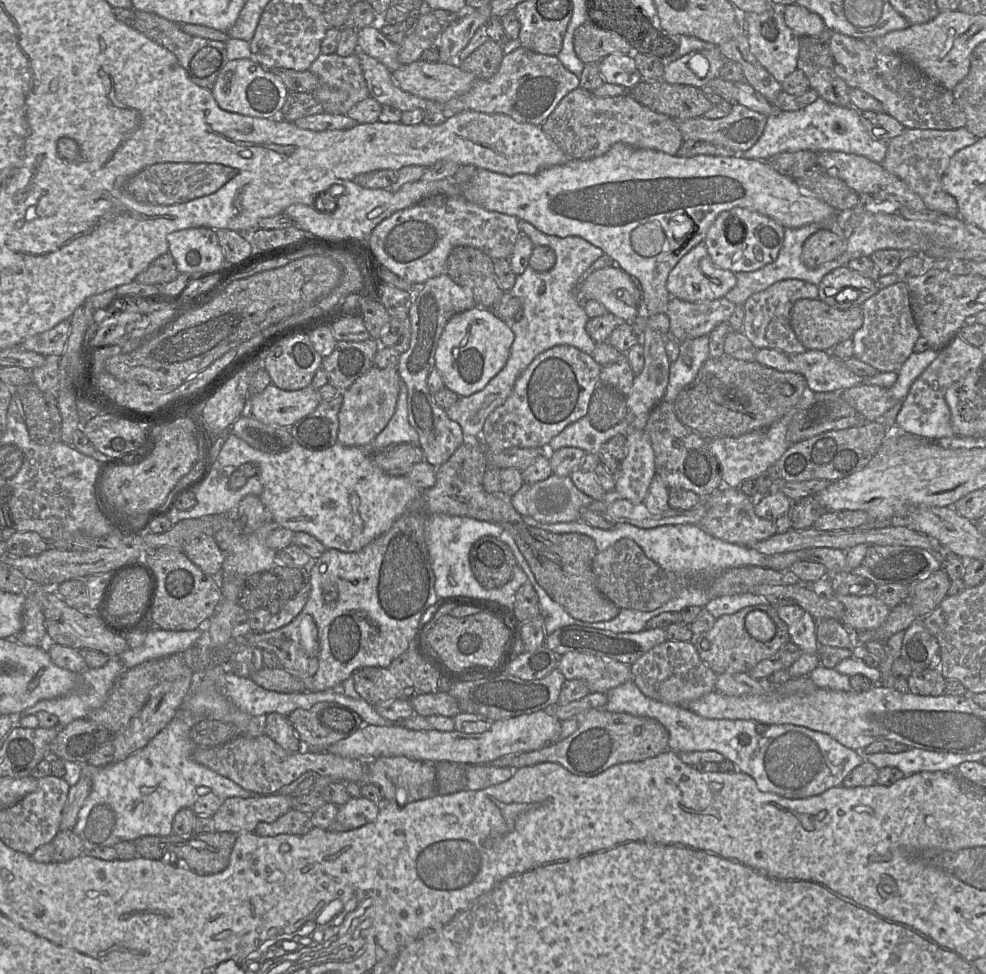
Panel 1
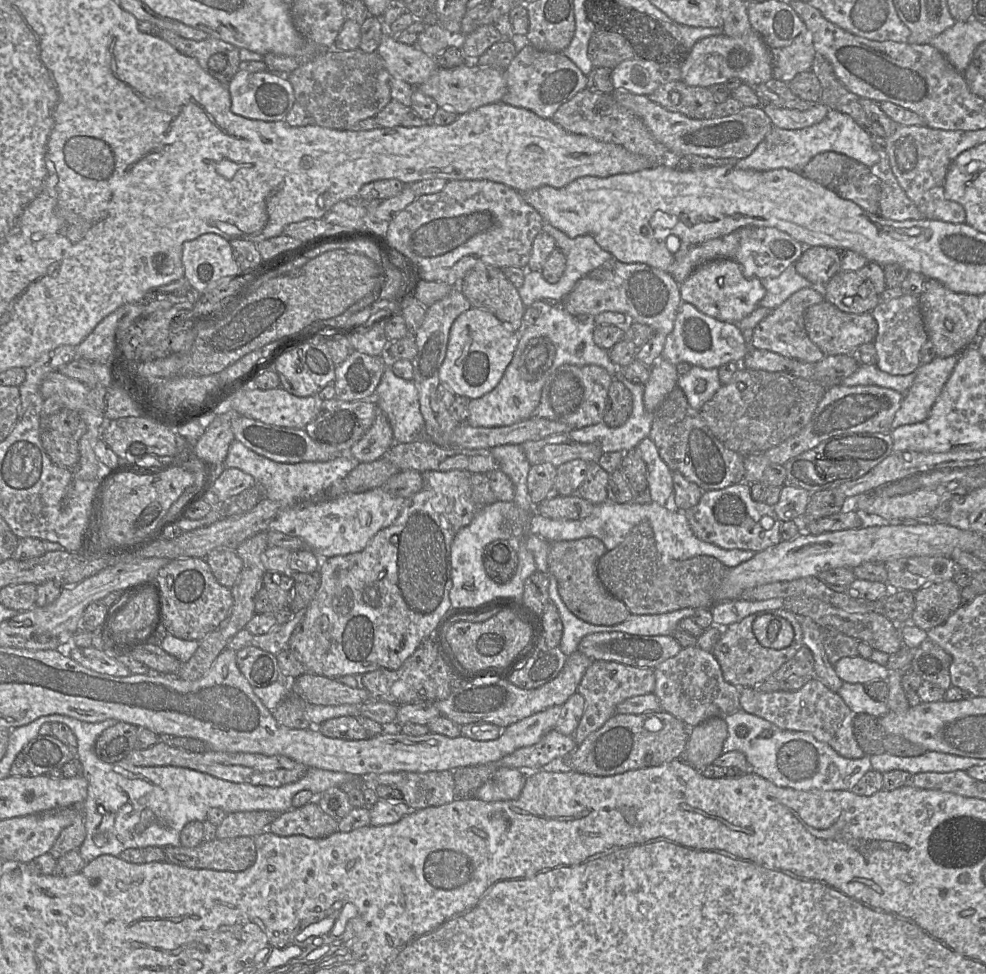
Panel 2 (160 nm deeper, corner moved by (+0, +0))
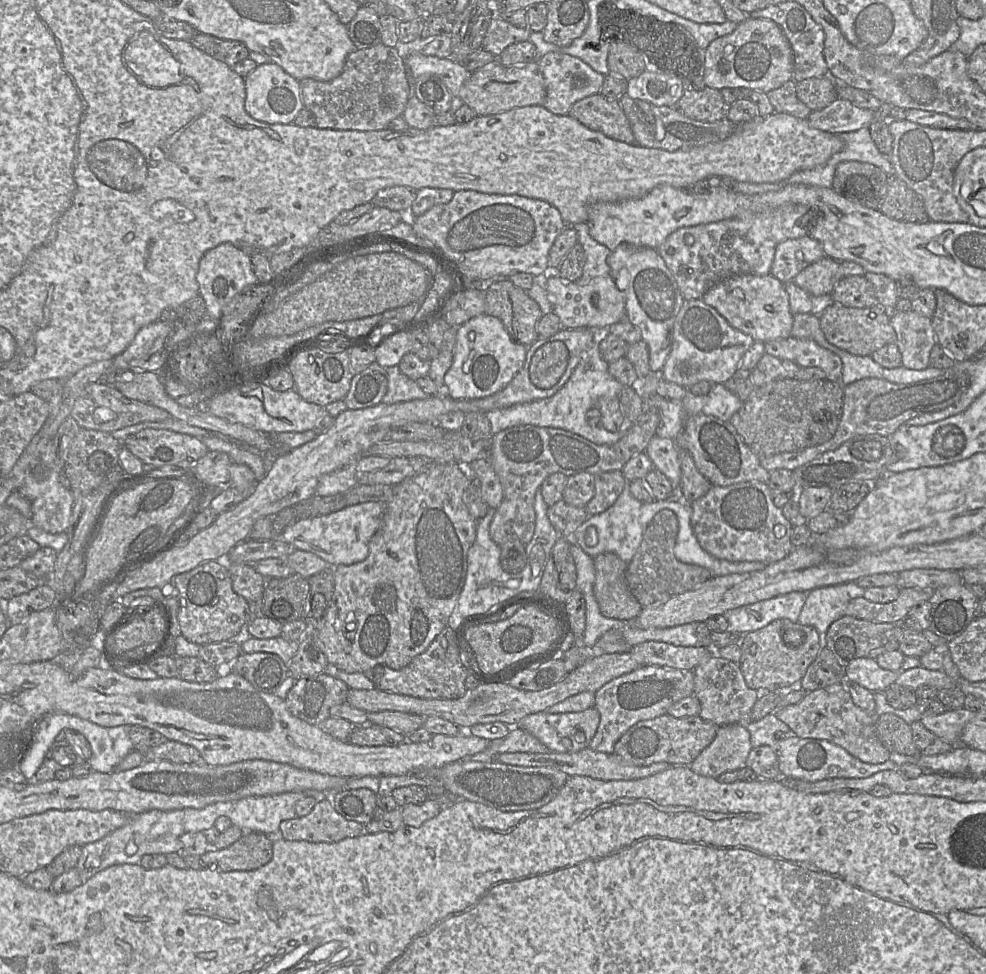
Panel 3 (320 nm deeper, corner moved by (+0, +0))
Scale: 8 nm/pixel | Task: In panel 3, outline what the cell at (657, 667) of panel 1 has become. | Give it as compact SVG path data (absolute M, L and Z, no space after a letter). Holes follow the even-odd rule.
M716 652L693 669L694 693L701 704L699 717L718 726L743 722L758 698L758 691L749 688L738 663L721 658Z

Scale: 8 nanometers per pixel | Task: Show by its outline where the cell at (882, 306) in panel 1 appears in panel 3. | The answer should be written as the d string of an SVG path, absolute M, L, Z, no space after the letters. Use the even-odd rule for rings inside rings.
M891 310L890 322L902 357L901 366L922 370L930 366L930 352L937 343L931 319L913 310Z

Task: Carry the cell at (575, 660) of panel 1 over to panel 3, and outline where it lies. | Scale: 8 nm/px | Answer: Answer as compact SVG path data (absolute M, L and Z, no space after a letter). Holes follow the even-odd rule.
M640 666L638 669L619 676L595 692L594 707L600 714L598 729L588 748L613 754L616 742L632 726L643 720L650 720L668 713L676 702L693 696L693 671L660 666Z

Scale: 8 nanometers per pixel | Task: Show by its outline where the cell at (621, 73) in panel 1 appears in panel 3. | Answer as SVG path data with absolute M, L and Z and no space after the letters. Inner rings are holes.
M645 56L646 70L628 80L626 95L657 106L675 107L685 88L682 79L672 73L663 73Z

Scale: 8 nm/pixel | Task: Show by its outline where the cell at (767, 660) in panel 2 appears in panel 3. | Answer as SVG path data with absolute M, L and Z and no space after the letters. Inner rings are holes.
M778 619L767 626L749 632L740 637L741 660L739 666L746 685L762 692L775 691L779 688L798 685L809 666L816 659L820 650L820 634L812 626L791 622L788 619ZM786 630L800 630L804 634L804 641L797 647L784 643L782 636Z

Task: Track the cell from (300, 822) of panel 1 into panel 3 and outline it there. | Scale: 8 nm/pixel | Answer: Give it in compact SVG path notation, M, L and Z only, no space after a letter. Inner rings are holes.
M330 796L319 797L308 815L280 823L280 837L290 841L333 843L365 832L364 825L347 820L334 809Z

